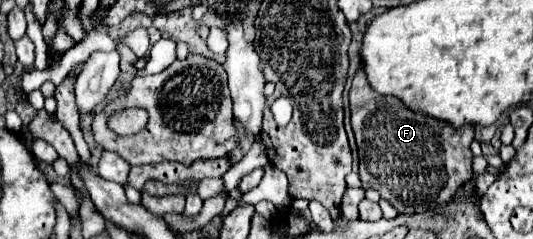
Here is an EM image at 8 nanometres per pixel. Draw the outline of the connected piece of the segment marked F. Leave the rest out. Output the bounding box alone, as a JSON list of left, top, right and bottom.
[349,67,475,213]

